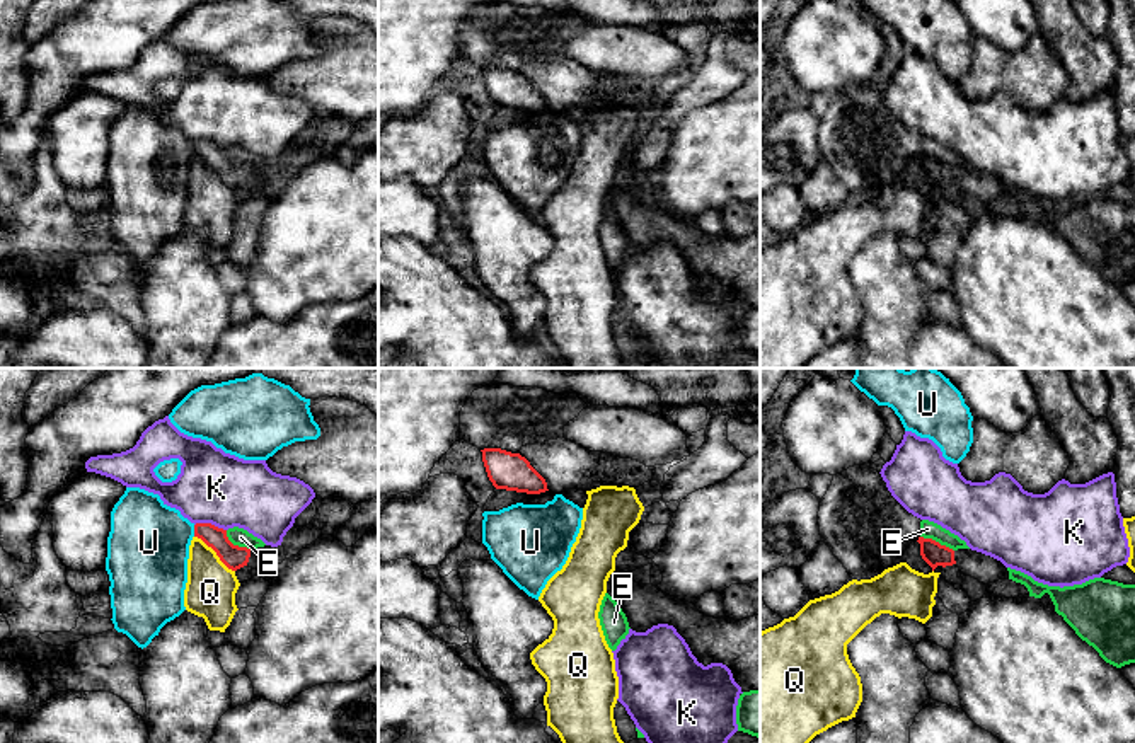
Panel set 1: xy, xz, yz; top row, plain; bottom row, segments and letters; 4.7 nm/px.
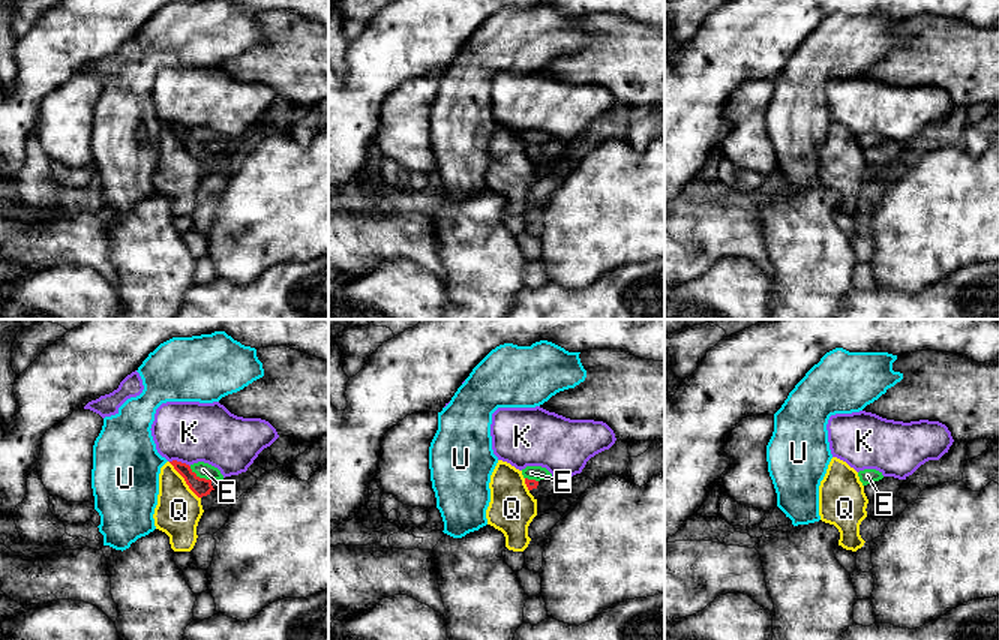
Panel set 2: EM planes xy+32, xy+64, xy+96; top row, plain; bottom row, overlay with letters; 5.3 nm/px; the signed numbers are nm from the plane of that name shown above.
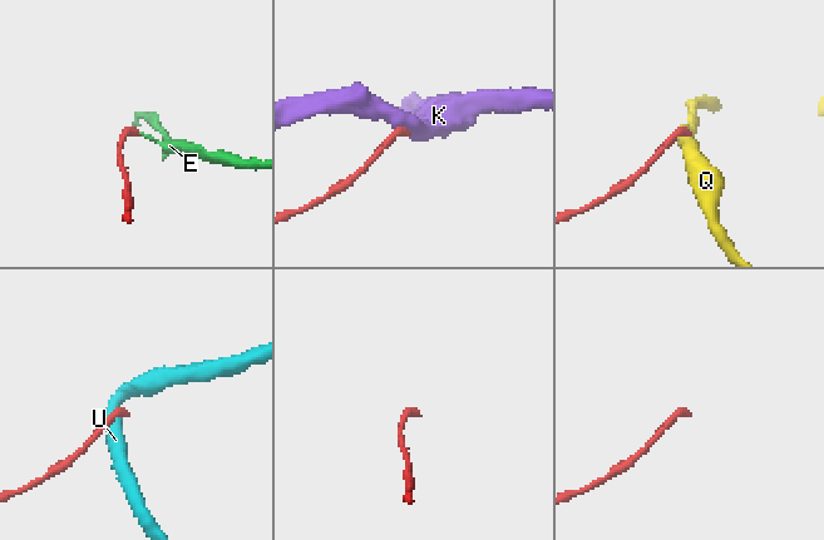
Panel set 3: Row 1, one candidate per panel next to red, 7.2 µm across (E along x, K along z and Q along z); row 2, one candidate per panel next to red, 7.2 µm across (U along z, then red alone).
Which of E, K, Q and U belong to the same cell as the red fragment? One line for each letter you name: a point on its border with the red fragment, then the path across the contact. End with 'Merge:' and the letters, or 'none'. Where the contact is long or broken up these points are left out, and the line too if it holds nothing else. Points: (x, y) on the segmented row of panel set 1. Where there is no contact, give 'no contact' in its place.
Merge: none

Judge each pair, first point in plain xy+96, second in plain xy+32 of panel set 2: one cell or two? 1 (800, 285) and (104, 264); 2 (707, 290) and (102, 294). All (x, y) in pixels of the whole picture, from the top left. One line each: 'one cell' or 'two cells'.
1: two cells
2: one cell

